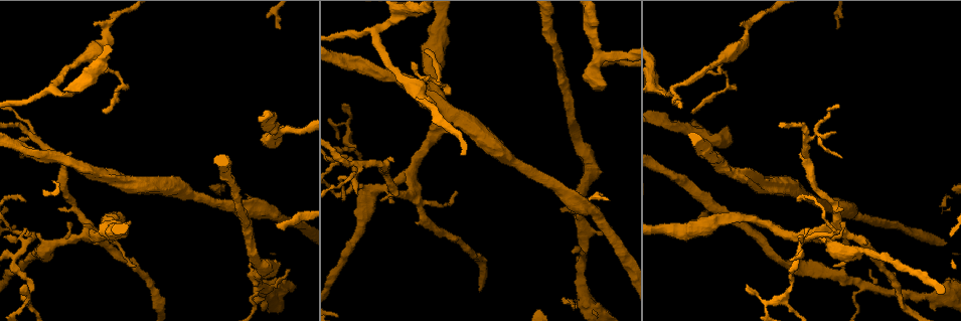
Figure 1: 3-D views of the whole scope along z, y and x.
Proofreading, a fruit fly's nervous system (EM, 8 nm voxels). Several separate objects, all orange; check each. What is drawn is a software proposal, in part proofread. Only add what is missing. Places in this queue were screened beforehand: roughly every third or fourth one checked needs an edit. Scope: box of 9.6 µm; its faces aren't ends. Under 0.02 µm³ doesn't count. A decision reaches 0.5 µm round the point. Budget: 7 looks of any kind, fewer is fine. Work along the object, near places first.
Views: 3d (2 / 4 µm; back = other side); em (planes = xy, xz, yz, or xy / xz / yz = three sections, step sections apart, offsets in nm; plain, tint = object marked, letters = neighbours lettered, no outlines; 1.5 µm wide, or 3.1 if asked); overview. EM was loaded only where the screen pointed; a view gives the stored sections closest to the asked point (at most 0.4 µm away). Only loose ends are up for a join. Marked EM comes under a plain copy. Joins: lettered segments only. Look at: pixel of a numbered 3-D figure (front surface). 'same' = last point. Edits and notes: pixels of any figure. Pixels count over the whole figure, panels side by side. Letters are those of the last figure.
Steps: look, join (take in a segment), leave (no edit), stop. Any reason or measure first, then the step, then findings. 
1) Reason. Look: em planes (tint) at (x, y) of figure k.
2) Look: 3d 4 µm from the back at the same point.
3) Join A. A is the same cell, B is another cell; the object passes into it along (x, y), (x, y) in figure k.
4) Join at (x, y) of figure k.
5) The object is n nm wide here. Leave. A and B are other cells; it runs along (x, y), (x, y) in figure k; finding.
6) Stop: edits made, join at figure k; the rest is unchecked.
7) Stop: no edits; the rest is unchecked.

An open end. Look: 3d 4 µm at (606, 86) of figure 1.

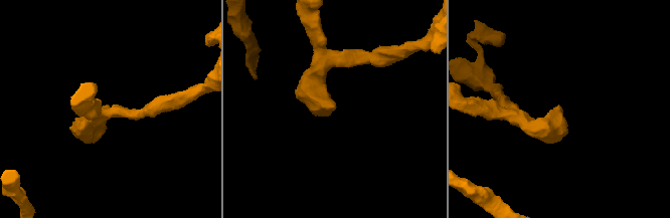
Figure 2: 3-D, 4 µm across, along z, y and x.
Look: em xy step 4 (letters) at (107, 106) of figure 2.

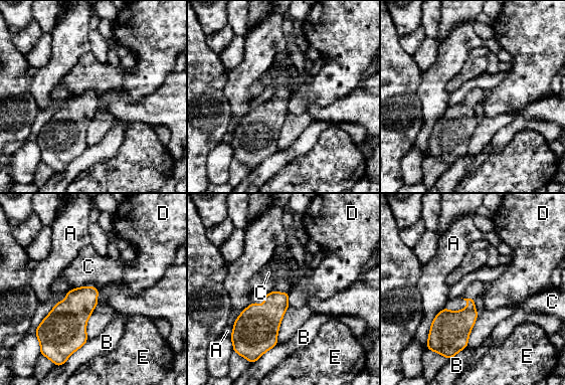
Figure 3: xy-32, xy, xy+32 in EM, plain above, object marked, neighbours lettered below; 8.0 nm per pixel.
Cut it another way. Look: em planes (letters) at the same point.

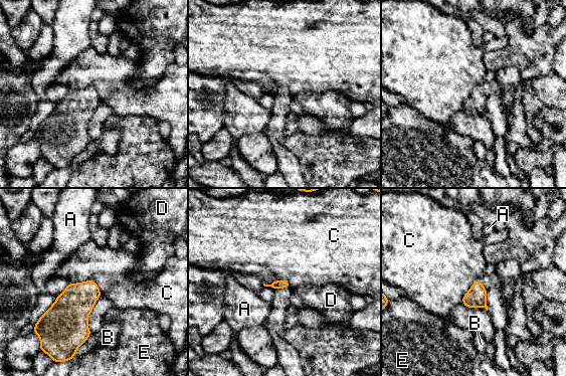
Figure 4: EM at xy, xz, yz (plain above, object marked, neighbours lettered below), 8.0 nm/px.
Leave. A, B, C, D and E are other cells; a border runs along (69, 283), (93, 280), (102, 295) in figure 4; no lettered segment goes on from it.

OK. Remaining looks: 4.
Tapers out. Look: 3d 2 µm from the back at (290, 270) of figure 1.

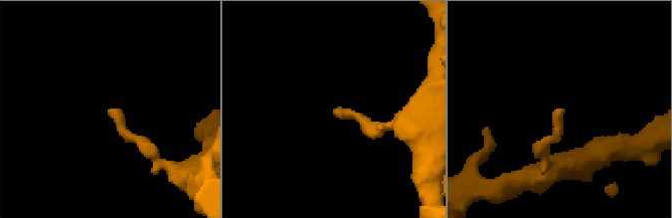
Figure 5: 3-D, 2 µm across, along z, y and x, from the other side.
Look: em planes (letters) at (335, 110) of figure 5.

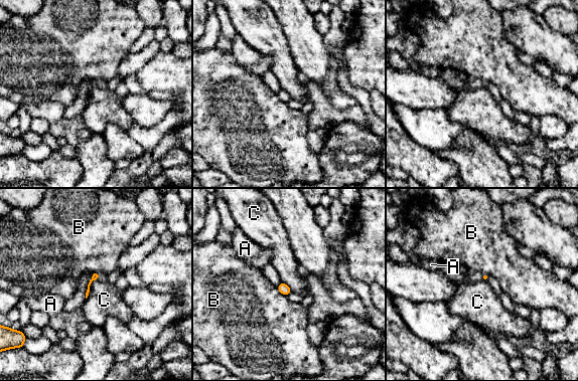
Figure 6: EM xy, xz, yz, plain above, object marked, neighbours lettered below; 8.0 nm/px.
Leave. A, B and C are other cells; a border runs along (276, 286), (286, 296) in figure 6; no lettered segment goes on from it.

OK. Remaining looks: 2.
Tapers out. Look: em planes (letters) at (25, 231) of figure 1.

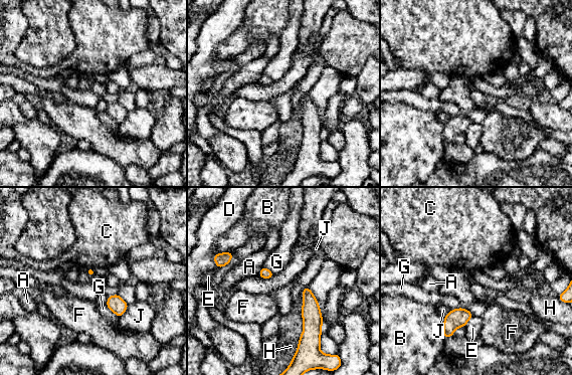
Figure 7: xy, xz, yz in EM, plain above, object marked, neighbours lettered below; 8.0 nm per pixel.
Leave. A, B, C, D, E, F, G, H and J are other cells; none of them fits.

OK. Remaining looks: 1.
Stop: no edits; the rest is unchecked.

